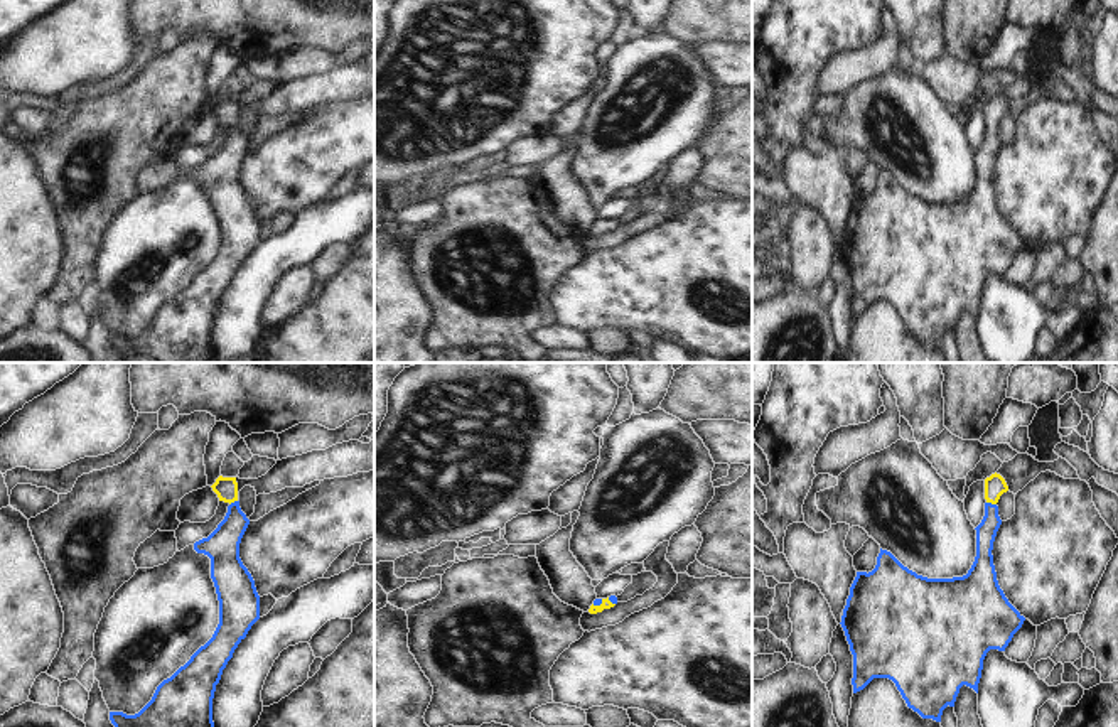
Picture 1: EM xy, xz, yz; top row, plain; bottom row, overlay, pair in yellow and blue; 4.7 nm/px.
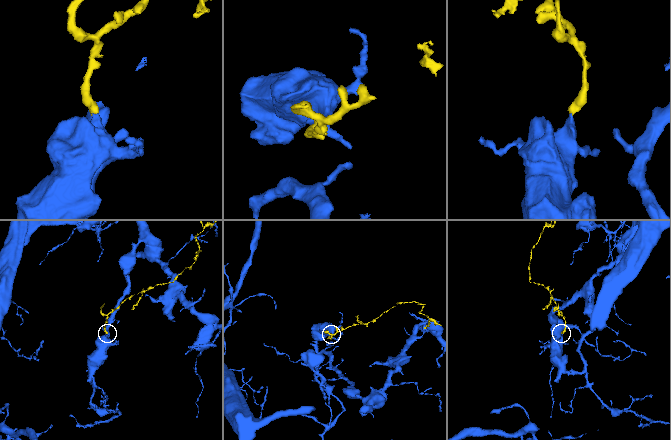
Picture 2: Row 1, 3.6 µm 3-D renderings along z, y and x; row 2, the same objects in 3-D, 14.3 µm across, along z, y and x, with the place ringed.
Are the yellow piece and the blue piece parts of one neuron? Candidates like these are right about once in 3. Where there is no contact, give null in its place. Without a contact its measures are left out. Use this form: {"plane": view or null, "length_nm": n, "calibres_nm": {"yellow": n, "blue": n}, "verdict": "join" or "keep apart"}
{"plane": "yz", "length_nm": 50, "calibres_nm": {"yellow": 100, "blue": 100}, "verdict": "join"}

